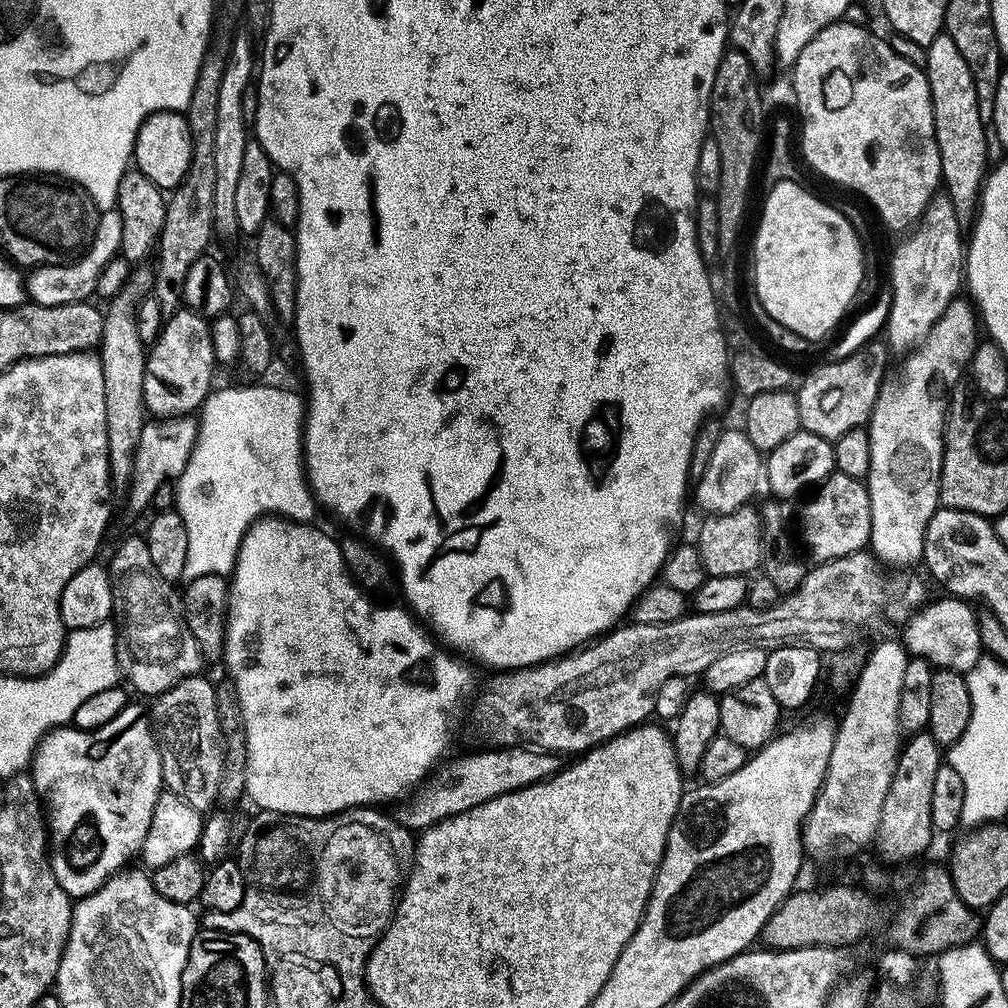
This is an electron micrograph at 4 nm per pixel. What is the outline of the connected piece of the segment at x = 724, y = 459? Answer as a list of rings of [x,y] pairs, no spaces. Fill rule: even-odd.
[[[724,430],[721,434],[721,440],[718,446],[714,449],[713,458],[710,459],[710,464],[706,470],[699,473],[698,480],[700,485],[695,485],[694,500],[696,496],[696,504],[702,511],[708,512],[704,514],[711,514],[713,517],[725,516],[726,514],[734,514],[738,510],[749,507],[753,503],[752,499],[756,496],[756,491],[759,490],[760,484],[762,488],[762,481],[766,476],[766,460],[765,457],[754,446],[754,442],[750,442],[748,433],[743,430],[737,432],[730,432]]]

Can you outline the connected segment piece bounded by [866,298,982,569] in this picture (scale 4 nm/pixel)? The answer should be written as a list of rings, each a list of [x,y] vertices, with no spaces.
[[[957,298],[949,306],[949,309],[946,310],[944,315],[942,315],[941,320],[930,330],[928,336],[903,357],[902,361],[904,361],[904,365],[901,366],[900,373],[897,376],[893,376],[893,374],[889,375],[881,386],[876,409],[873,410],[871,421],[867,425],[868,433],[870,434],[870,474],[868,475],[866,485],[870,496],[870,506],[873,507],[873,532],[870,548],[881,565],[887,566],[889,569],[912,568],[915,564],[919,565],[924,559],[926,530],[930,526],[934,514],[940,511],[942,507],[940,503],[940,483],[942,482],[942,466],[944,465],[944,441],[946,439],[946,429],[950,423],[948,399],[951,398],[952,391],[956,388],[956,383],[963,378],[964,374],[966,376],[966,369],[971,365],[973,356],[981,340],[982,325],[978,319],[978,313],[975,307],[967,299]]]

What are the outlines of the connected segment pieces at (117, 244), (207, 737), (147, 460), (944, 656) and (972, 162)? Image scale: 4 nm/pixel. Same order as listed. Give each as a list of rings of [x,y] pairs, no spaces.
[[[119,211],[103,213],[99,219],[100,229],[97,232],[95,229],[94,239],[83,255],[66,264],[37,268],[27,277],[27,299],[31,303],[38,306],[70,306],[91,301],[97,295],[96,287],[98,278],[102,278],[102,270],[106,270],[106,266],[121,255],[122,246],[122,218]]]
[[[203,675],[191,676],[166,694],[155,697],[153,704],[156,705],[151,705],[150,715],[160,747],[165,789],[190,802],[194,810],[208,814],[220,800],[226,745],[220,733],[217,685],[204,679]]]
[[[177,418],[163,422],[145,423],[144,433],[136,451],[132,482],[127,489],[128,508],[132,512],[144,512],[153,507],[154,494],[169,482],[176,482],[187,468],[197,438],[197,421],[192,418]]]
[[[955,598],[944,599],[948,600],[929,603],[907,621],[905,628],[908,629],[902,635],[902,643],[909,657],[930,662],[937,670],[967,674],[974,670],[974,666],[978,666],[985,655],[982,634],[979,633],[978,612],[971,603]]]
[[[941,34],[936,37],[936,41],[934,41],[927,50],[928,67],[926,71],[928,74],[928,81],[930,82],[930,98],[934,102],[934,130],[936,131],[936,137],[938,138],[938,150],[942,154],[942,174],[944,175],[942,184],[946,189],[947,197],[953,202],[954,210],[957,211],[957,217],[959,218],[960,223],[964,226],[968,226],[975,221],[978,215],[980,193],[984,190],[984,182],[987,180],[990,171],[990,163],[988,164],[988,136],[990,140],[990,132],[986,127],[985,120],[982,118],[982,110],[978,106],[978,90],[974,86],[974,74],[970,74],[970,66],[966,66],[966,58],[962,58],[962,54],[958,50],[958,45],[954,43],[954,38],[950,38],[946,34]]]

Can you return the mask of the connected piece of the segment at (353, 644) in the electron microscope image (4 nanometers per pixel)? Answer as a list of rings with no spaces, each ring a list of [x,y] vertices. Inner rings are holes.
[[[263,518],[257,520],[246,533],[230,580],[228,629],[224,639],[222,664],[223,667],[228,667],[228,672],[232,675],[230,684],[236,689],[236,697],[244,715],[244,733],[248,743],[247,799],[252,799],[257,804],[255,807],[262,812],[323,818],[338,816],[358,808],[384,806],[380,804],[388,804],[391,800],[403,801],[409,793],[425,783],[445,759],[443,756],[447,754],[448,743],[452,740],[452,719],[464,703],[469,703],[476,680],[472,677],[471,670],[463,664],[465,661],[437,643],[433,633],[421,626],[407,607],[375,608],[371,598],[364,593],[367,591],[361,590],[348,573],[343,547],[339,543],[336,545],[326,533],[319,532],[314,527],[307,523],[295,523],[287,518]]]

